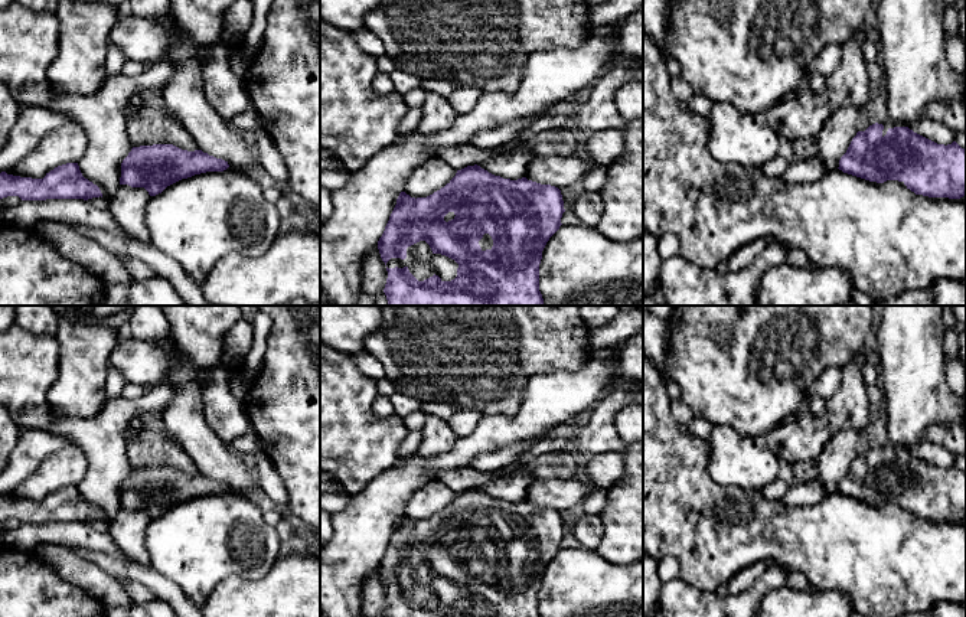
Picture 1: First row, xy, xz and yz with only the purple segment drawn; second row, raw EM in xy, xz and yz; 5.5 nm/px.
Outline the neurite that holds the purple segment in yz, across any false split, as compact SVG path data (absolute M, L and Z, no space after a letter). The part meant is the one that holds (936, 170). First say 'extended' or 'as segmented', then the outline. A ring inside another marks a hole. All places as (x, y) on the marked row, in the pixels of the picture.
as segmented; M875 123L858 131L838 169L877 183L898 180L929 197L966 196L966 150L956 141L937 144L908 127L882 130Z

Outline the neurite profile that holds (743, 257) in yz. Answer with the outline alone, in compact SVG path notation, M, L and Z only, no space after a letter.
M761 238L758 241L754 241L751 244L747 244L741 248L738 248L728 259L728 270L732 272L738 272L748 267L757 255L773 242L771 238Z

